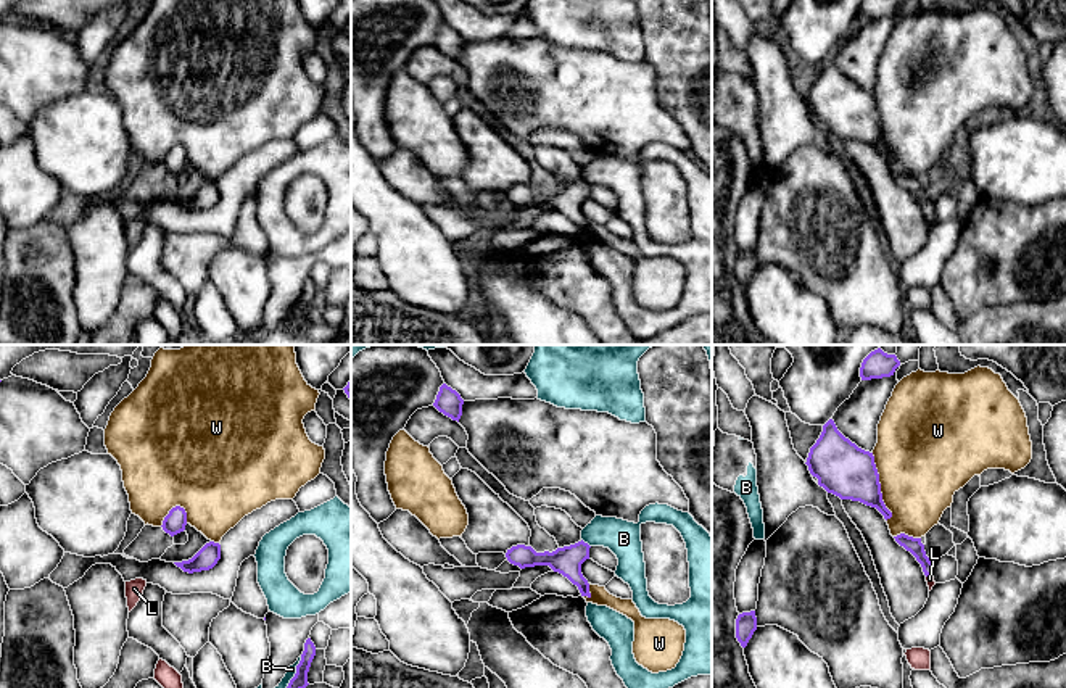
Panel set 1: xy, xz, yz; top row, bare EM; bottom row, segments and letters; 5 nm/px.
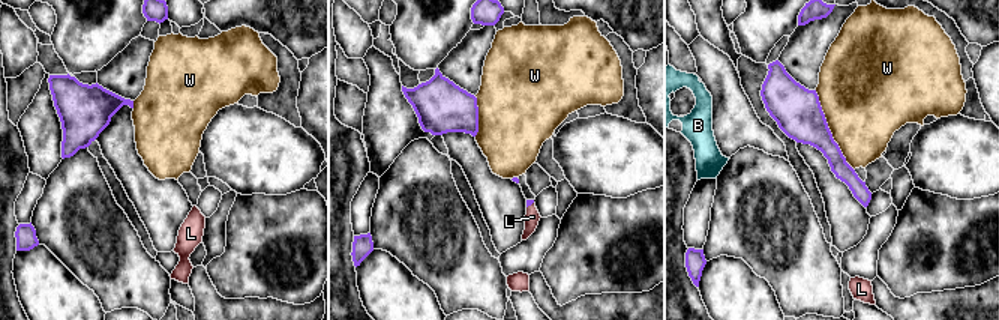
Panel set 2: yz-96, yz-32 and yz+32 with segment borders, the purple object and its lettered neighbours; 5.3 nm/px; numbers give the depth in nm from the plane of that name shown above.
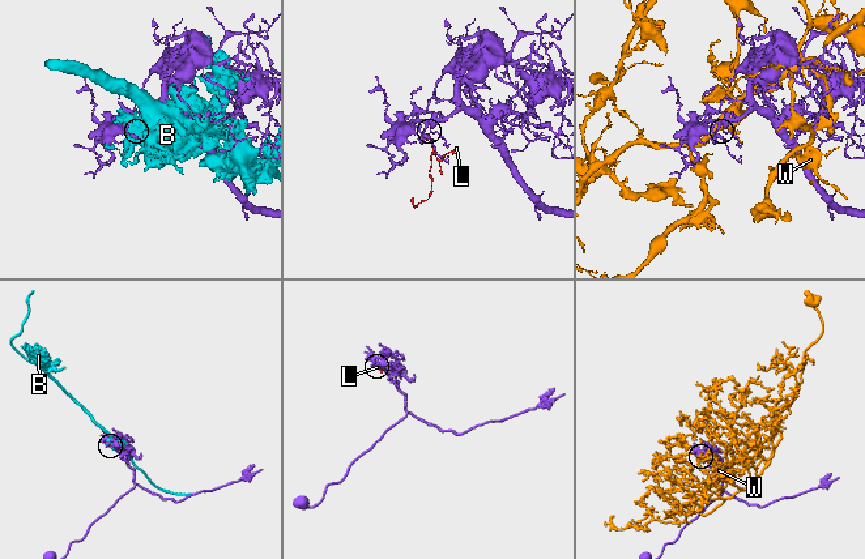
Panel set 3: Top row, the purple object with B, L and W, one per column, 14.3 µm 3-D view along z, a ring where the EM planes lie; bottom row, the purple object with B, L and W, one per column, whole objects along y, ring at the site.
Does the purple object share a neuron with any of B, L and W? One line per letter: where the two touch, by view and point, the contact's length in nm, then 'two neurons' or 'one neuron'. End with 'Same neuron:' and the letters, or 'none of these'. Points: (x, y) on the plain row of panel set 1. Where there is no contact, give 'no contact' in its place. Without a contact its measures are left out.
B: xy (295, 313) | 200 nm | two neurons
L: yz (928, 215) | 40 nm | one neuron
W: yz (880, 126) | 360 nm | two neurons
Same neuron: L

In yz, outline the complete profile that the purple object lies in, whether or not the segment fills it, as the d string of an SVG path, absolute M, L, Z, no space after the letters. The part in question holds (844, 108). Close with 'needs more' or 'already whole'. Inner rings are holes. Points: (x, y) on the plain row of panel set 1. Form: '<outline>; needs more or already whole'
M833 58L823 64L823 71L810 87L805 103L810 113L818 118L818 124L828 132L876 147L886 160L892 156L882 140L873 92L845 77Z; already whole

